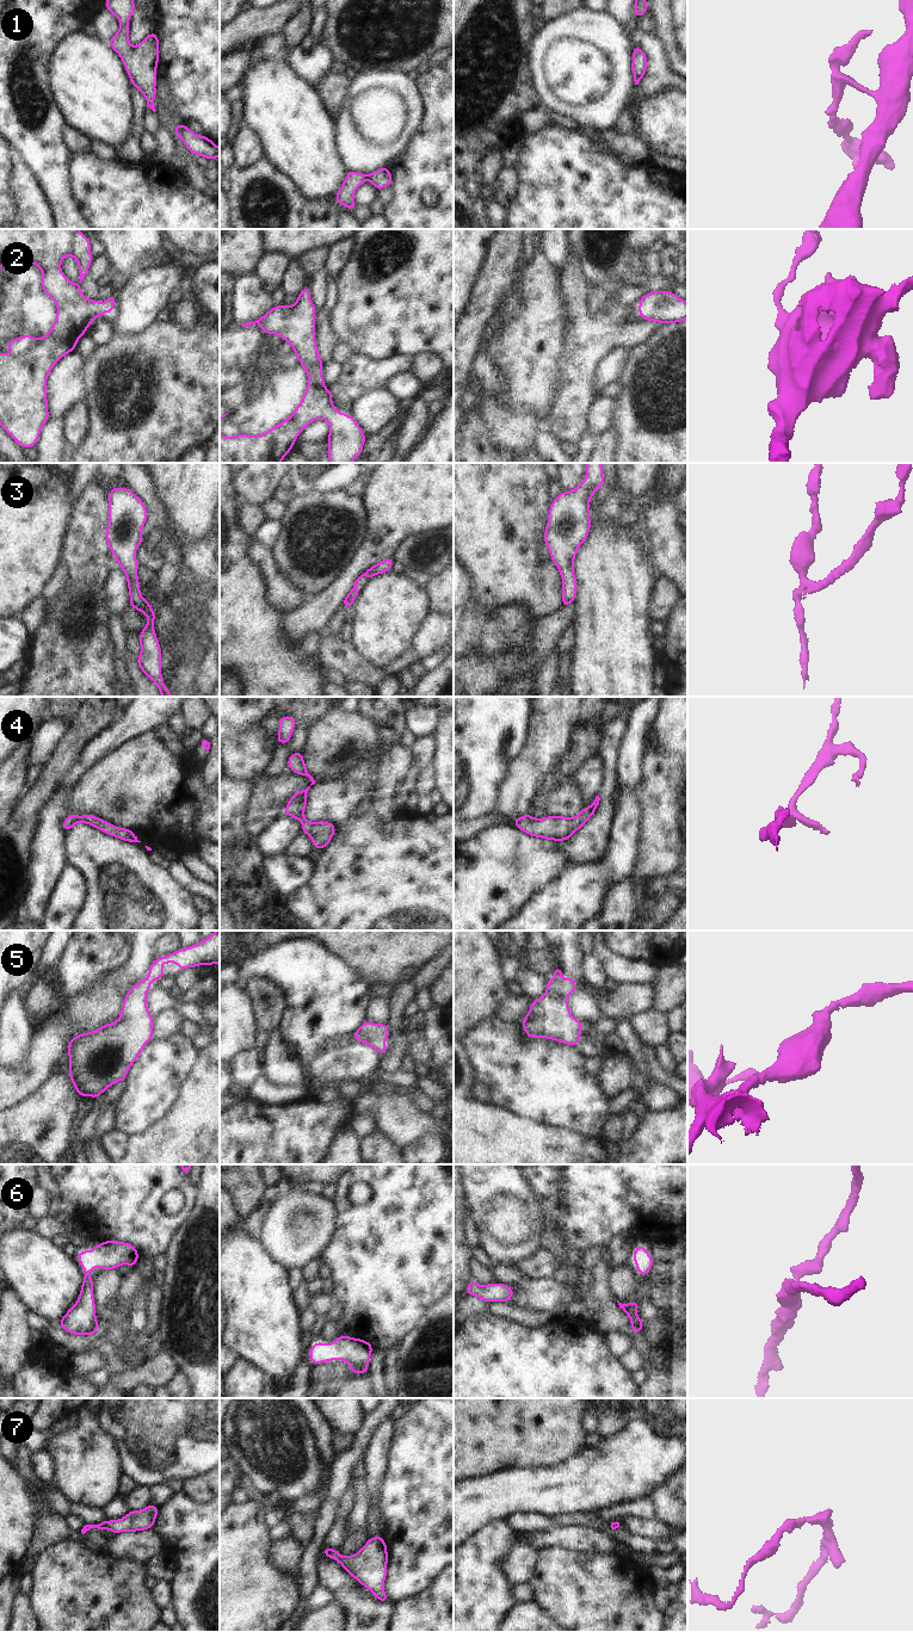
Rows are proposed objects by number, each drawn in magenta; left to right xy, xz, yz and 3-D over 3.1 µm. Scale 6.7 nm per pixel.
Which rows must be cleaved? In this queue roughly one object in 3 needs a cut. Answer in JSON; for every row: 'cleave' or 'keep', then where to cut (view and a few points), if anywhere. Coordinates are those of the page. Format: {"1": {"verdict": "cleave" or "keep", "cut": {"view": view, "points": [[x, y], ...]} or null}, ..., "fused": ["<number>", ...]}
{"1": {"verdict": "keep", "cut": null}, "2": {"verdict": "keep", "cut": null}, "3": {"verdict": "cleave", "cut": {"view": "xz", "points": [[365, 572], [368, 578]]}}, "4": {"verdict": "keep", "cut": null}, "5": {"verdict": "keep", "cut": null}, "6": {"verdict": "keep", "cut": null}, "7": {"verdict": "keep", "cut": null}, "fused": ["3"]}

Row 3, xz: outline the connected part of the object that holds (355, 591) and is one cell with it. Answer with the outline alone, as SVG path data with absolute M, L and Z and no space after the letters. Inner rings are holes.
M366 571L364 574L362 574L356 581L354 581L354 585L353 587L350 589L347 596L345 598L344 600L344 604L347 606L352 605L356 596L360 593L360 588L357 587L357 582L363 577L365 576L368 579L368 574Z

